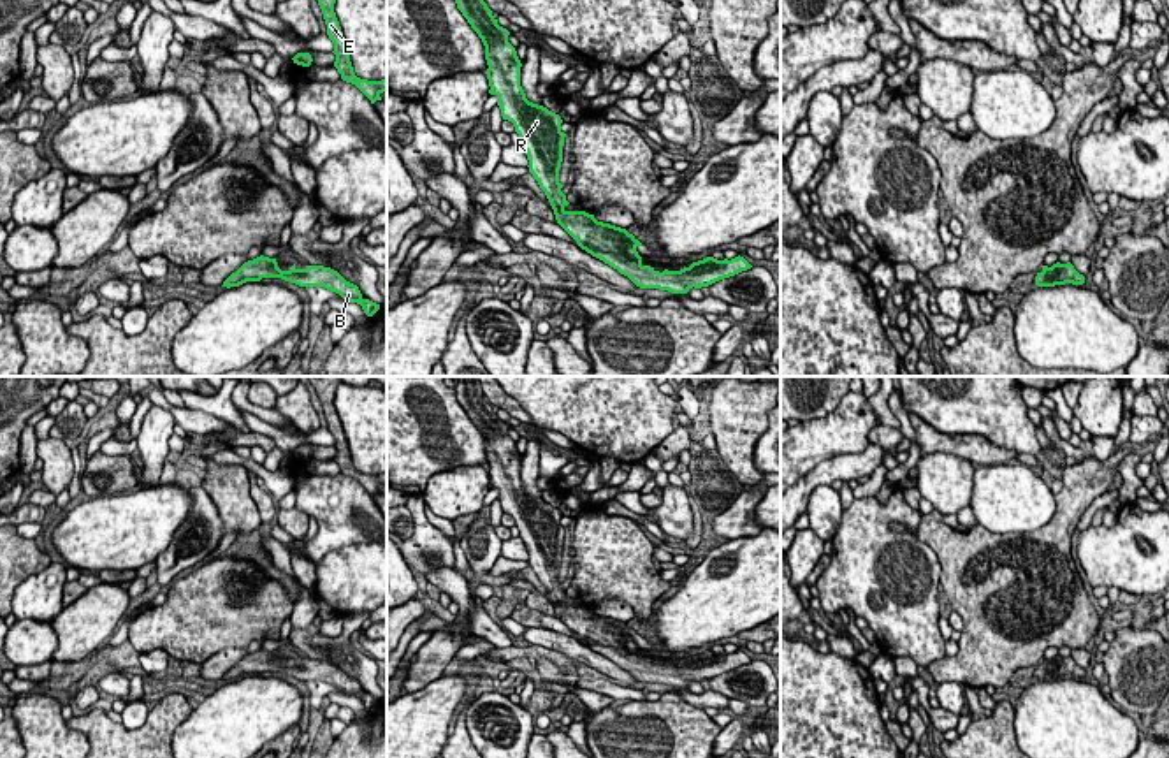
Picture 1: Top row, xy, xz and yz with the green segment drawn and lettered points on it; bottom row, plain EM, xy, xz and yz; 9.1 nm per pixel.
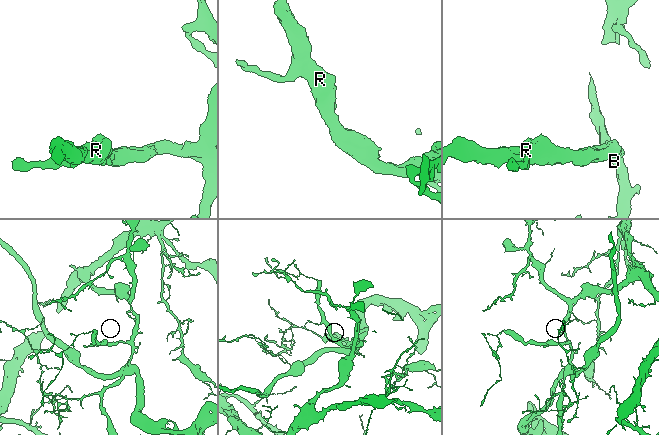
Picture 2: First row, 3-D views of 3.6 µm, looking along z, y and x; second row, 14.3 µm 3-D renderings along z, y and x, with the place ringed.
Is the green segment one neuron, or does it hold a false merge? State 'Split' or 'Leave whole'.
Leave whole

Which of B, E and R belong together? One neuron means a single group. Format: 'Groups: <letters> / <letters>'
Groups: B E R

